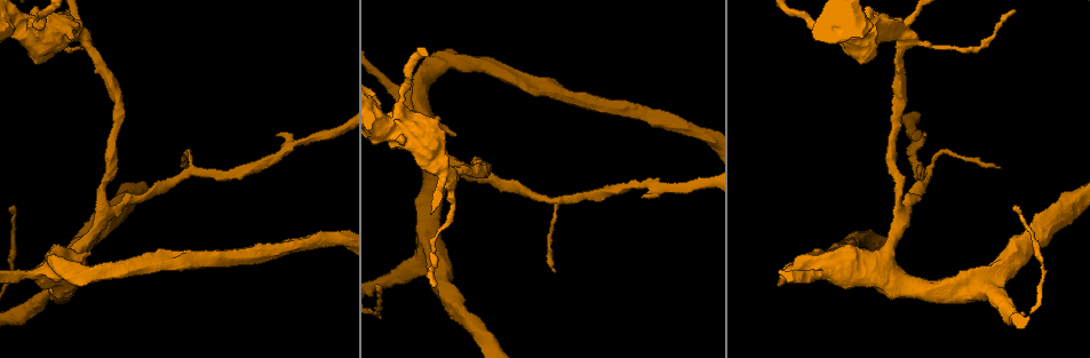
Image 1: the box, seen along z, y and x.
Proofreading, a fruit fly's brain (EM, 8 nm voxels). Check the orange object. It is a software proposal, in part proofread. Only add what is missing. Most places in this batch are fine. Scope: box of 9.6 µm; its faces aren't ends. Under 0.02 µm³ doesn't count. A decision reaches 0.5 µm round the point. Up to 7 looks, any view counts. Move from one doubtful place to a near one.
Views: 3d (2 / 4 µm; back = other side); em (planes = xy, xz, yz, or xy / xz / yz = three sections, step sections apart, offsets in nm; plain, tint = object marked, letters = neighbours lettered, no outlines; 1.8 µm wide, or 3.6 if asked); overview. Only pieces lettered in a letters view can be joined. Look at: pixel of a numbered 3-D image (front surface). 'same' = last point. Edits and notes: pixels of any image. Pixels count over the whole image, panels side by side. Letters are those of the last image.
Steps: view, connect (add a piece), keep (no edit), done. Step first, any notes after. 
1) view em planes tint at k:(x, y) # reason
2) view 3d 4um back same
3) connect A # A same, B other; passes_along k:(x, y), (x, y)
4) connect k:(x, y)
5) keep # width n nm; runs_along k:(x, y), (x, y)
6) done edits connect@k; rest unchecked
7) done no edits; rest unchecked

view em 3.6um planes letters at 1:(85, 38) # sharp bend

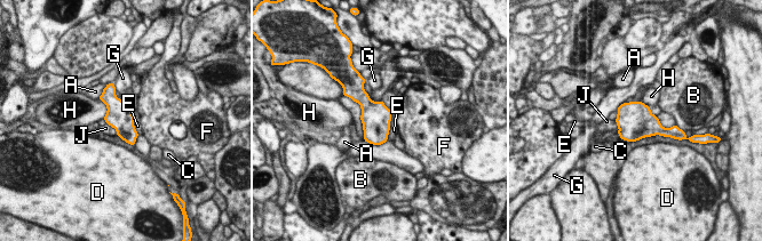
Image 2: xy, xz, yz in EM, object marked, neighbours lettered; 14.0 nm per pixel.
keep # A other, B other, C other, D other, E other, F other, G other, H other, J other; border 2:(367, 95), (373, 101), (380, 101); no lettered piece goes on from it

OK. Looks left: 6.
view em planes letters at 1:(555, 269) # thin end

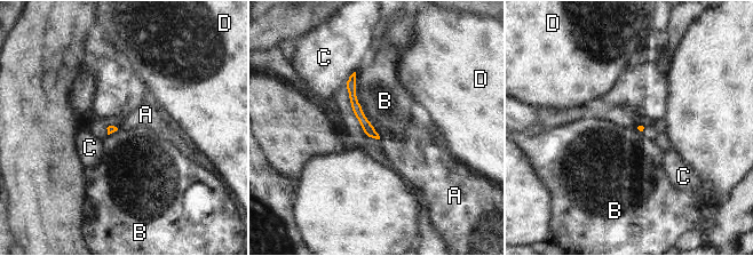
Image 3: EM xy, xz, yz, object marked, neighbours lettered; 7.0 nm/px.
keep # A other, B other, C other, D other; runs_along 3:(353, 78), (354, 103), (374, 135); none of them fits

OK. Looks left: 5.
view em planes letters at 1:(276, 135) # free end

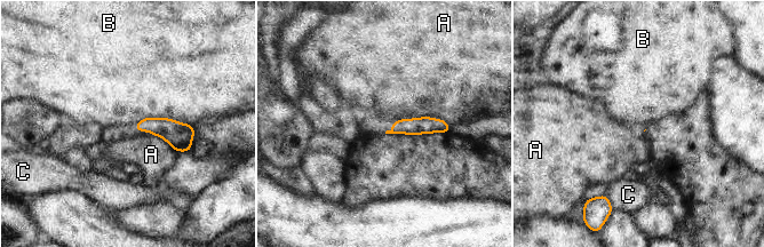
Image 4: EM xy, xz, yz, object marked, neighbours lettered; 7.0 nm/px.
keep # A other, B other, C other; border 4:(141, 119), (172, 118), (191, 125); none of them fits

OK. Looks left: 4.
done no edits; rest unchecked

